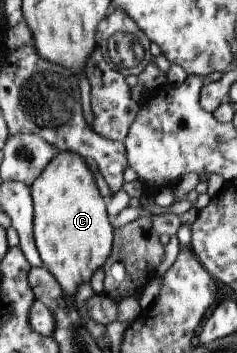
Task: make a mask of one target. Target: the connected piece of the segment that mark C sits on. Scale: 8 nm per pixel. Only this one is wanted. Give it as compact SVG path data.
M61 151L54 155L43 171L29 186L33 206L33 241L43 267L52 274L61 291L68 297L76 294L76 288L89 282L90 276L99 268L102 269L110 256L113 241L111 220L105 209L106 199L96 189L92 173L84 164L83 156L74 152Z

